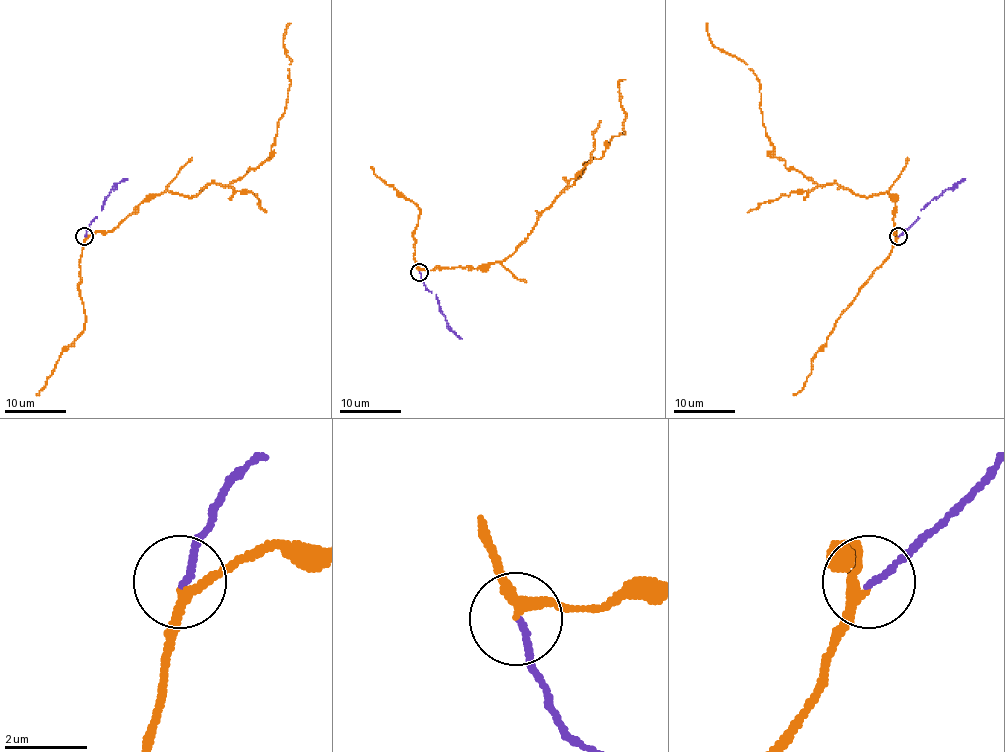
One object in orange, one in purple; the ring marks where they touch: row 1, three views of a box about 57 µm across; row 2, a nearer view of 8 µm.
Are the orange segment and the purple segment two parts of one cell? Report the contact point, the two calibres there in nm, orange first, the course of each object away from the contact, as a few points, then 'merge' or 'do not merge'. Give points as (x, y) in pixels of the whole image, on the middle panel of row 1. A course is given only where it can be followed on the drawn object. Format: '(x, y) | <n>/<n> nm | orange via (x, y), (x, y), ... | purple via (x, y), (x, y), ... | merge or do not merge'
(419, 272) | 220/140 nm | orange via (419, 271), (476, 268), (505, 261), (588, 162), (599, 159), (613, 136), (625, 133), (617, 85), (625, 79) | purple via (419, 271), (424, 285), (436, 294), (447, 325), (462, 338) | merge

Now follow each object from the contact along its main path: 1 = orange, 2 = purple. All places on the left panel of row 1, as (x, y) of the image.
1: (85, 236), (112, 232), (141, 203), (170, 191), (194, 197), (271, 157), (291, 81), (283, 43), (291, 23)
2: (85, 236), (89, 224), (101, 210), (105, 198), (127, 178)

